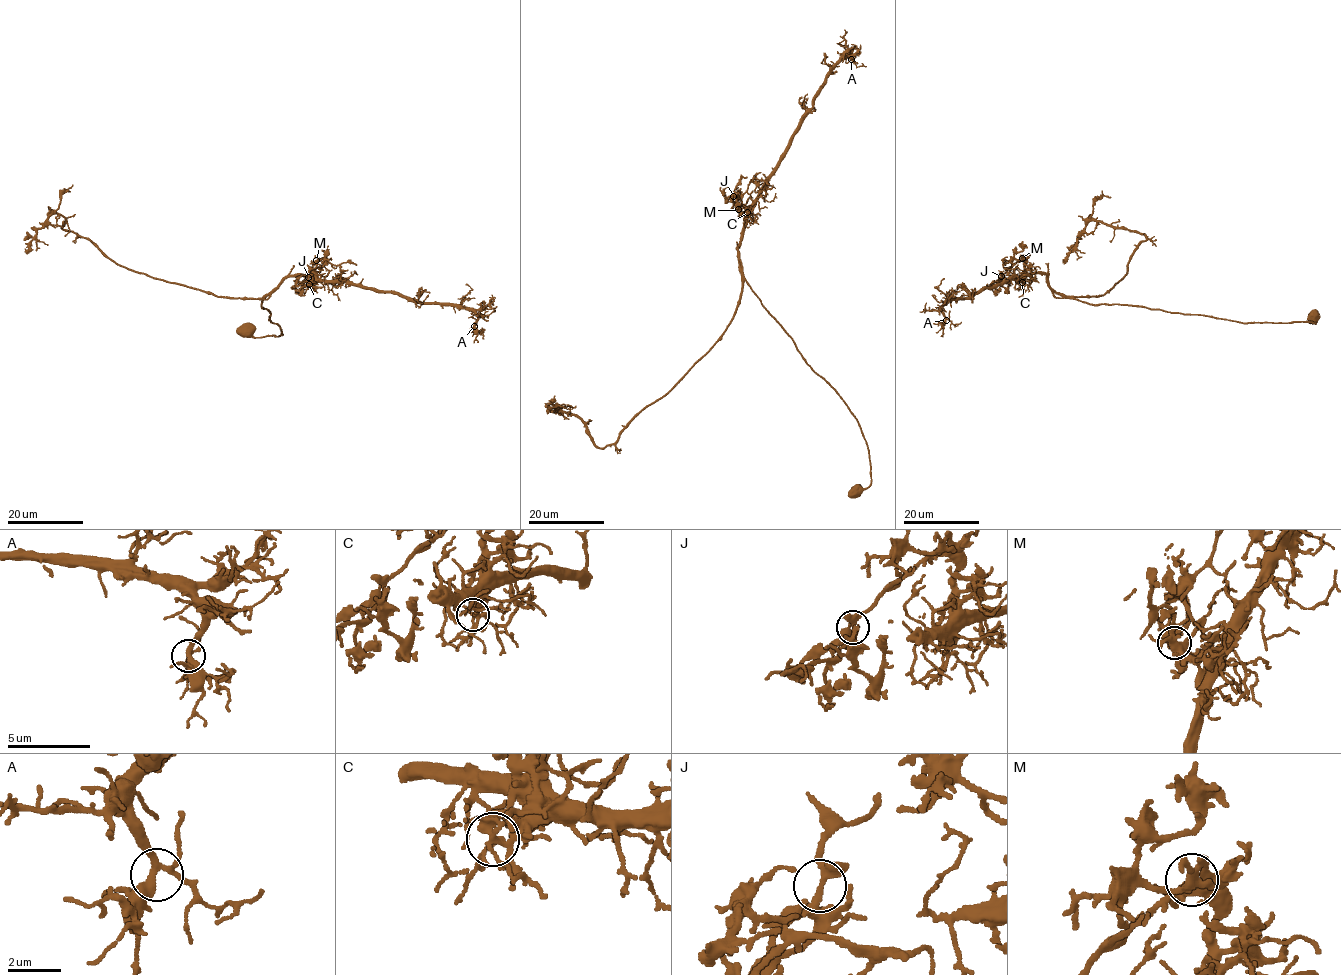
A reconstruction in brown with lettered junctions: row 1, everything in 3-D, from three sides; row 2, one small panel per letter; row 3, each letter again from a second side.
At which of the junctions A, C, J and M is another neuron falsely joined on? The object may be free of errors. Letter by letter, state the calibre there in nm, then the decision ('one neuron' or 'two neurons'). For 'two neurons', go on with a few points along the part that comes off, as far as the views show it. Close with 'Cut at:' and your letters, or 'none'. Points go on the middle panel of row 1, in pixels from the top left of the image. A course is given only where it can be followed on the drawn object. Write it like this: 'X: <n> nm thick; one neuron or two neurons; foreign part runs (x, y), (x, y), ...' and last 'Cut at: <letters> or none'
A: 320 nm thick; one neuron
C: 280 nm thick; two neurons; foreign part runs (747, 212), (739, 214), (737, 201), (732, 195), (737, 183), (746, 176)
J: 280 nm thick; one neuron
M: 420 nm thick; one neuron
Cut at: C

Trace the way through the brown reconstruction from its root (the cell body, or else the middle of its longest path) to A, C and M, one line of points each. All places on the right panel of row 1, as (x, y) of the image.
A: (1311, 318), (1315, 323), (1239, 323), (1091, 305), (1056, 294), (1046, 275), (1031, 273), (947, 300), (946, 320)
C: (1311, 318), (1315, 323), (1239, 323), (1141, 306), (1091, 305), (1053, 292), (1043, 273), (1028, 274), (1022, 282)
M: (1311, 318), (1315, 323), (1239, 323), (1141, 306), (1091, 305), (1053, 292), (1046, 275), (1026, 272), (1022, 258)

